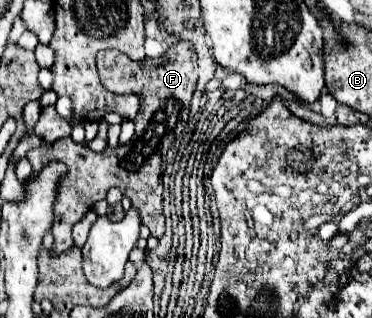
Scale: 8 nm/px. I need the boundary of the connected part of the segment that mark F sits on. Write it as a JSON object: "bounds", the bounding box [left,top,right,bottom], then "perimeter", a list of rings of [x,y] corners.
{"bounds":[27,41,197,255],"perimeter":[[[179,41],[171,45],[161,57],[143,61],[131,61],[127,55],[119,51],[99,51],[97,57],[97,71],[101,83],[111,91],[125,91],[125,93],[137,93],[141,99],[141,109],[135,123],[135,135],[127,145],[119,147],[105,147],[105,151],[95,153],[89,147],[75,143],[71,137],[57,139],[51,145],[31,149],[27,153],[27,159],[35,171],[41,171],[47,163],[59,161],[67,165],[67,173],[61,177],[55,197],[55,221],[51,225],[51,233],[55,237],[55,243],[51,247],[51,255],[61,255],[69,247],[73,247],[71,229],[73,225],[101,199],[105,199],[107,191],[111,187],[119,187],[125,197],[131,199],[135,209],[141,215],[143,225],[151,229],[151,237],[161,237],[165,233],[165,217],[163,217],[163,181],[161,181],[161,169],[163,169],[163,157],[167,155],[169,147],[173,145],[175,137],[183,131],[187,117],[189,117],[189,105],[191,95],[197,83],[197,53],[191,41]]]}

